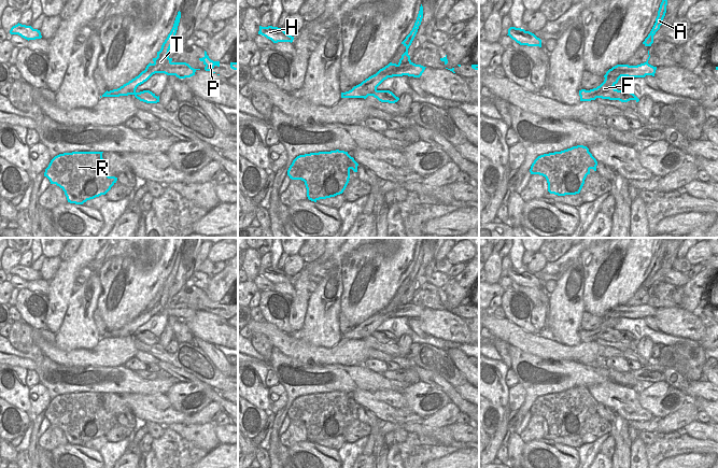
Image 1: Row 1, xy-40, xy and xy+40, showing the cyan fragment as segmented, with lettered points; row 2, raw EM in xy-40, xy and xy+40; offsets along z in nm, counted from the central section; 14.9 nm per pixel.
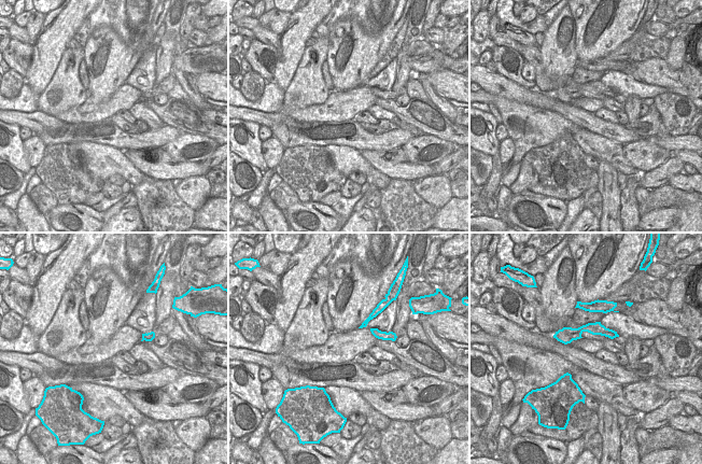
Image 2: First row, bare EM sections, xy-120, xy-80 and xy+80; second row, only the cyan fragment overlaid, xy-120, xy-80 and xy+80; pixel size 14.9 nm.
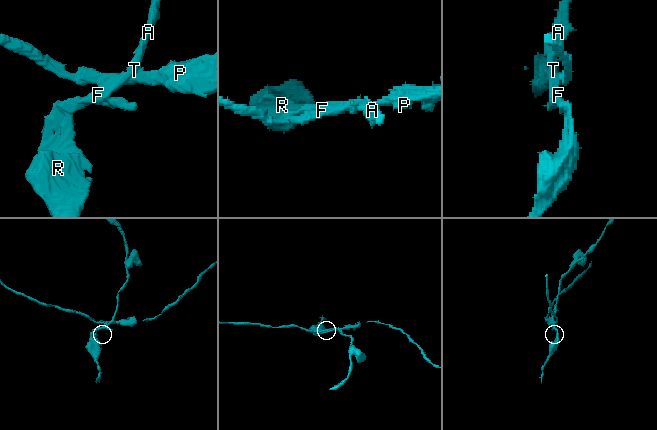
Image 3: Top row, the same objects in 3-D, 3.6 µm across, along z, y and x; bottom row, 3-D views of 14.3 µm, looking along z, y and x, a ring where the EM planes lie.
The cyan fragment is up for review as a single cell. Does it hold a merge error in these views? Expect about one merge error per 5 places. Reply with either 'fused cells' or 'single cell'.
fused cells

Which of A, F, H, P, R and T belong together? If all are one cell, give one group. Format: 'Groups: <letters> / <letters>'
Groups: A F R T / H P

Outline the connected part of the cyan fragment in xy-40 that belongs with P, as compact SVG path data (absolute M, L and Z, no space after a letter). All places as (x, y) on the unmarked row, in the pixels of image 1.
M205 292L205 297L202 299L199 299L199 301L202 302L203 306L206 307L205 311L206 312L210 312L212 314L215 314L215 313L212 312L215 307L220 308L220 302L213 302L213 301L211 301L209 299L209 297L207 296L206 292Z

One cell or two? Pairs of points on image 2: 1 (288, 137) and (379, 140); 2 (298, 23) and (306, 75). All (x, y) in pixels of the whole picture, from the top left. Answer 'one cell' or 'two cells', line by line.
1: one cell
2: two cells

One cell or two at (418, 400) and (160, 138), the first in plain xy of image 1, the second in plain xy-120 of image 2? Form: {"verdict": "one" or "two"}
{"verdict": "two"}

